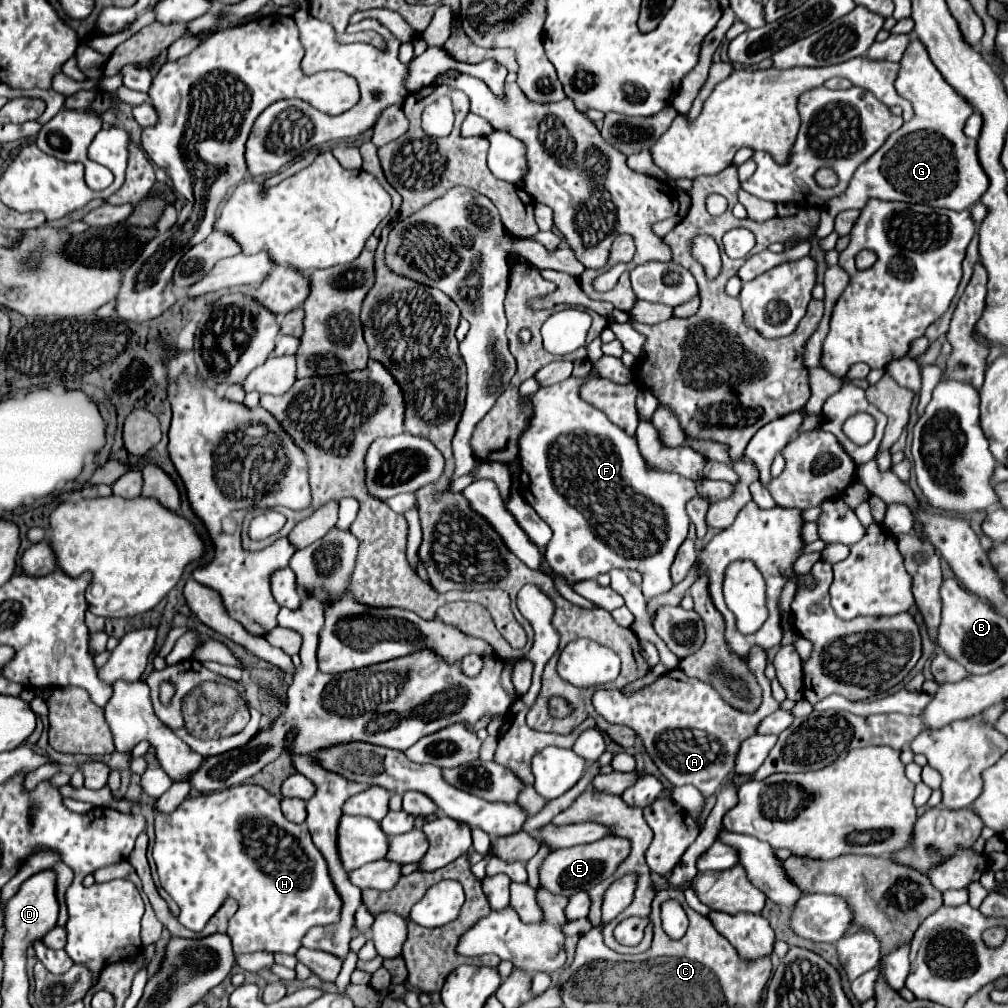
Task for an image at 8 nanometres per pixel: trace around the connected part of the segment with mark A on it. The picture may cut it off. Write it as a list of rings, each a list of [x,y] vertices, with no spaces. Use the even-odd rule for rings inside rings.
[[[754,650],[748,668],[762,686],[762,704],[750,714],[732,708],[712,684],[690,678],[680,668],[664,672],[656,682],[628,698],[622,696],[620,690],[598,688],[594,692],[594,708],[608,722],[626,724],[636,730],[652,762],[674,786],[692,784],[702,792],[702,796],[710,796],[734,770],[734,754],[738,752],[740,742],[750,734],[756,734],[758,722],[780,708],[772,698],[770,680],[764,676],[766,652]]]

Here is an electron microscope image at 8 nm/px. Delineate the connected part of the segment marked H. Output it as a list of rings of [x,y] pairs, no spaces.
[[[238,784],[234,788],[226,788],[222,792],[212,792],[212,794],[200,794],[194,798],[186,798],[172,814],[158,814],[156,812],[156,844],[154,844],[154,862],[158,868],[158,876],[160,876],[160,884],[162,888],[172,896],[172,900],[180,906],[180,916],[178,922],[182,926],[186,926],[188,930],[200,932],[206,922],[214,916],[214,912],[222,906],[222,902],[226,898],[234,898],[238,902],[238,910],[236,914],[230,918],[228,924],[228,936],[232,938],[232,948],[236,954],[244,954],[244,952],[282,952],[282,954],[296,954],[296,950],[300,948],[300,942],[304,938],[304,934],[312,928],[312,926],[324,926],[324,924],[334,924],[340,920],[340,910],[342,910],[342,898],[328,874],[328,866],[324,856],[318,852],[318,848],[314,846],[308,826],[306,824],[294,824],[288,822],[280,810],[280,800],[276,796],[272,796],[270,792],[266,792],[262,786],[254,786],[254,784]]]

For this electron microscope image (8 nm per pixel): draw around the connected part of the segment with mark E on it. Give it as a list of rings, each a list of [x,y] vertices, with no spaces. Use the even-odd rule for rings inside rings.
[[[606,836],[596,842],[572,846],[566,850],[554,850],[542,860],[542,864],[538,868],[540,888],[544,888],[556,896],[566,896],[566,898],[576,892],[590,890],[594,884],[610,878],[628,852],[630,852],[630,842],[626,842],[624,838],[614,838],[614,836]]]

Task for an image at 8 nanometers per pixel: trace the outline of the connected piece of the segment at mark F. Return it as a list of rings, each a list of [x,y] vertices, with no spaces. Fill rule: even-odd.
[[[570,376],[532,396],[534,418],[522,436],[522,476],[518,490],[552,530],[544,556],[560,578],[568,584],[576,584],[614,568],[630,568],[642,574],[644,596],[654,598],[672,588],[670,566],[678,546],[688,536],[690,518],[686,514],[686,502],[696,496],[696,482],[678,474],[648,470],[638,454],[636,438],[628,436],[622,428],[614,426],[604,412],[582,400],[578,394],[578,380],[580,378]]]

